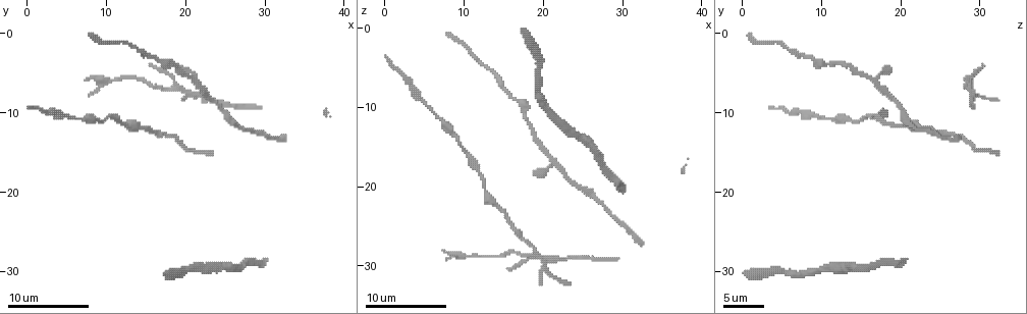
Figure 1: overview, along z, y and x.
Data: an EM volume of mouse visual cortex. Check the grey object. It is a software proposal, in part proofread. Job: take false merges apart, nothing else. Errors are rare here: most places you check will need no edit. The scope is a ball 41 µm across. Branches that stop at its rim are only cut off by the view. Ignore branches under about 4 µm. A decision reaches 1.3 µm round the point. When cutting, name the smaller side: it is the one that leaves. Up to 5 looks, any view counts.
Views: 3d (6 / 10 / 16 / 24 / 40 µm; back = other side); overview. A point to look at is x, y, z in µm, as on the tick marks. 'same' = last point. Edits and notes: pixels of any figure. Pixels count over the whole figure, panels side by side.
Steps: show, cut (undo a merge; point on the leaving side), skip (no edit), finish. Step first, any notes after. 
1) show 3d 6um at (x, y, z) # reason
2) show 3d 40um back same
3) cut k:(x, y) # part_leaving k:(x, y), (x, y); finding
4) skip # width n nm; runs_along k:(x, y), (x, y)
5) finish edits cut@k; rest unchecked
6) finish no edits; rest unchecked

show 3d 6um at (7.4, 10.8, 11.6) # calibre changes

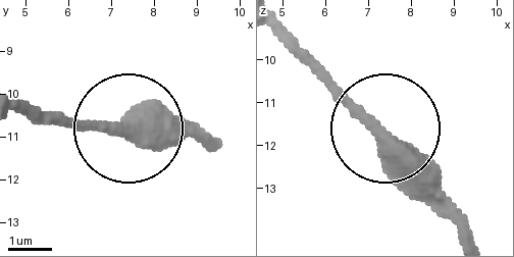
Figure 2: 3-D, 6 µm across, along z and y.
skip # runs_along 2:(472, 240), (457, 207), (297, 46); all the same neuron

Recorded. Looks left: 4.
show 3d 10um at (16.6, 3.2, 9.0) # sudden change in width

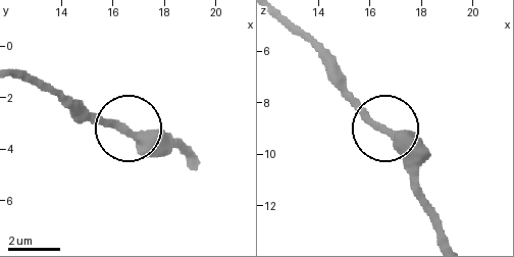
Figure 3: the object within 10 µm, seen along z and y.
skip # runs_along 3:(194, 153), (82, 118); one neuron here

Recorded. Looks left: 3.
show 3d 16um at (13.4, 12.0, 20.8) # sudden change in width

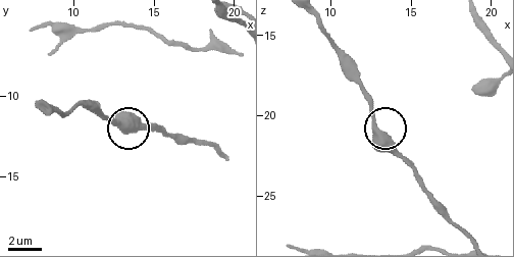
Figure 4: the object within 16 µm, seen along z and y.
skip # width 470 nm; continuous, no second neuron

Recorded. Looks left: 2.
finish no edits; rest unchecked

